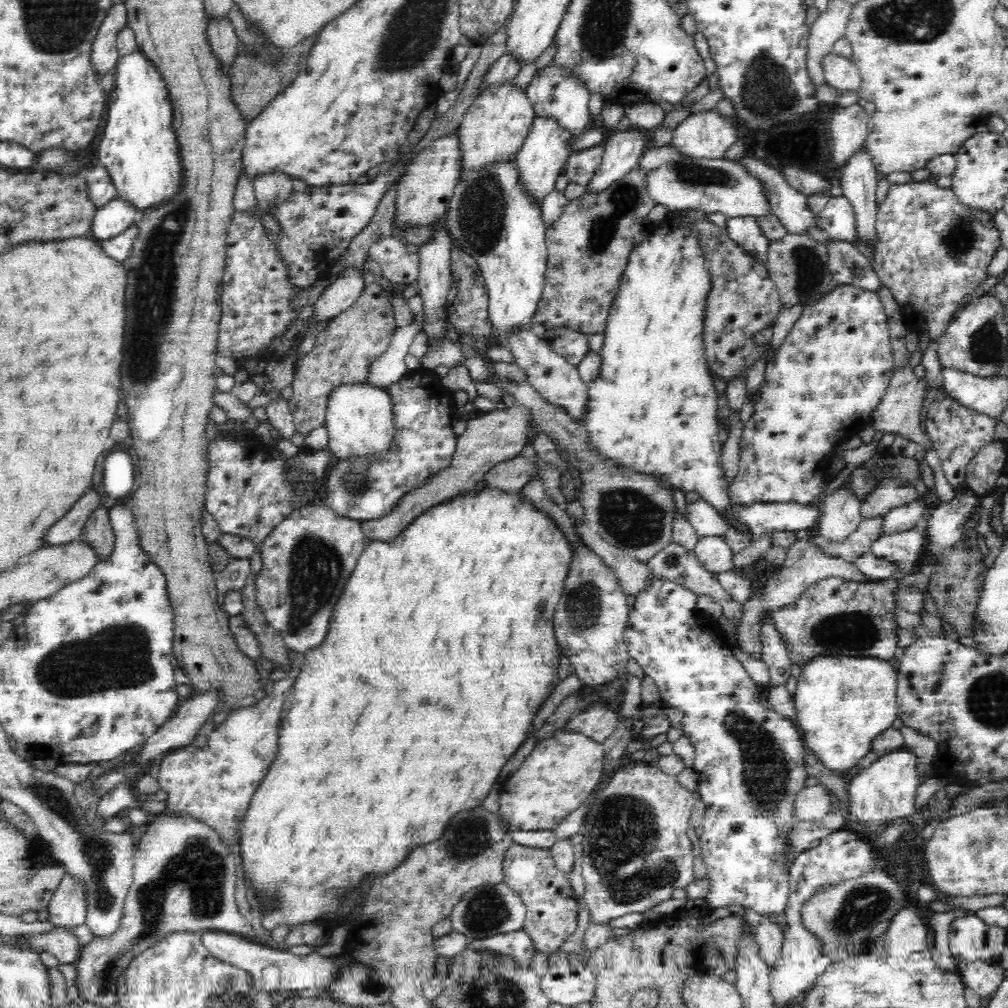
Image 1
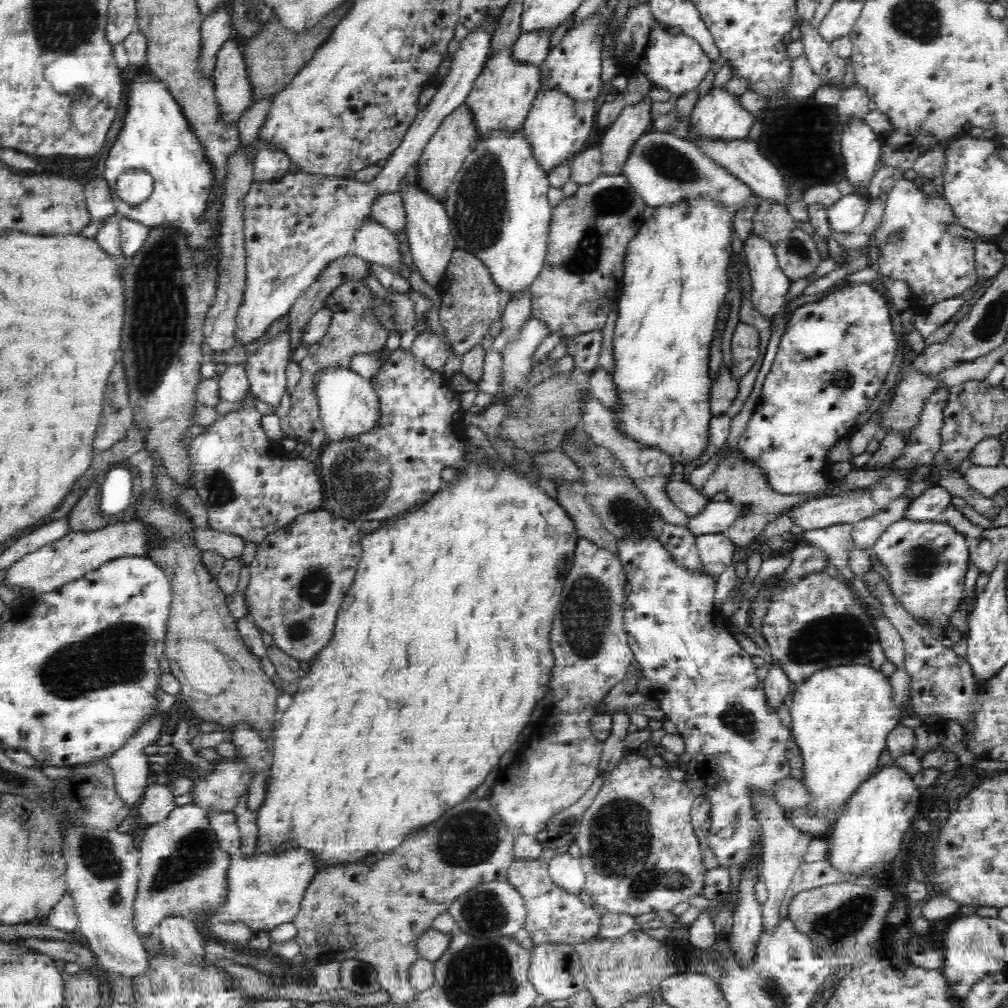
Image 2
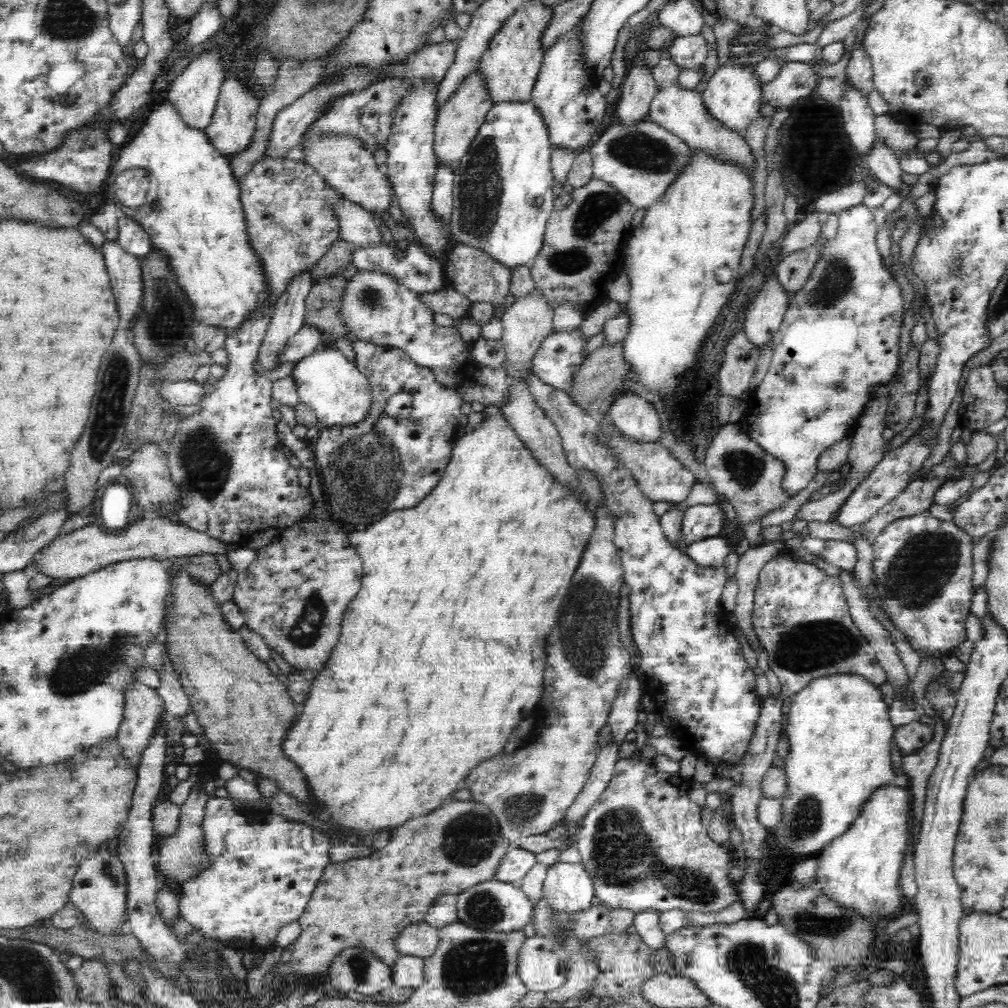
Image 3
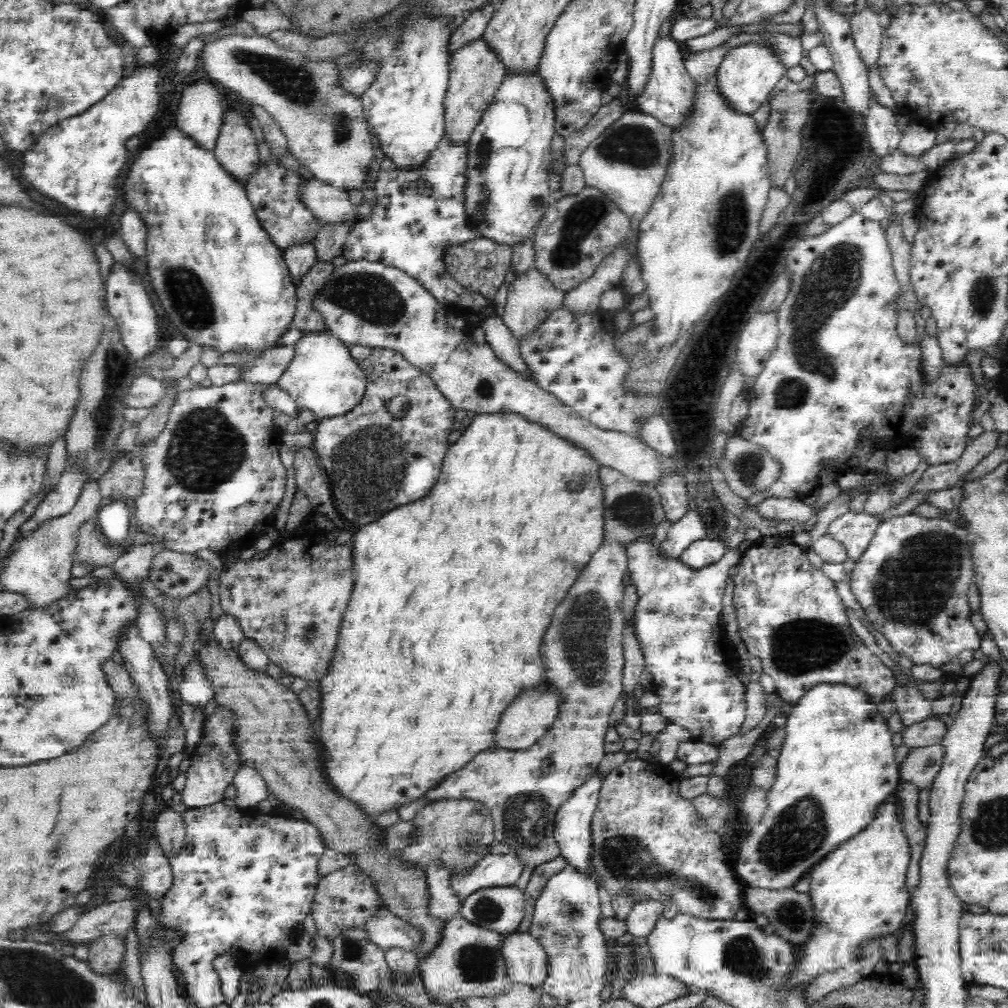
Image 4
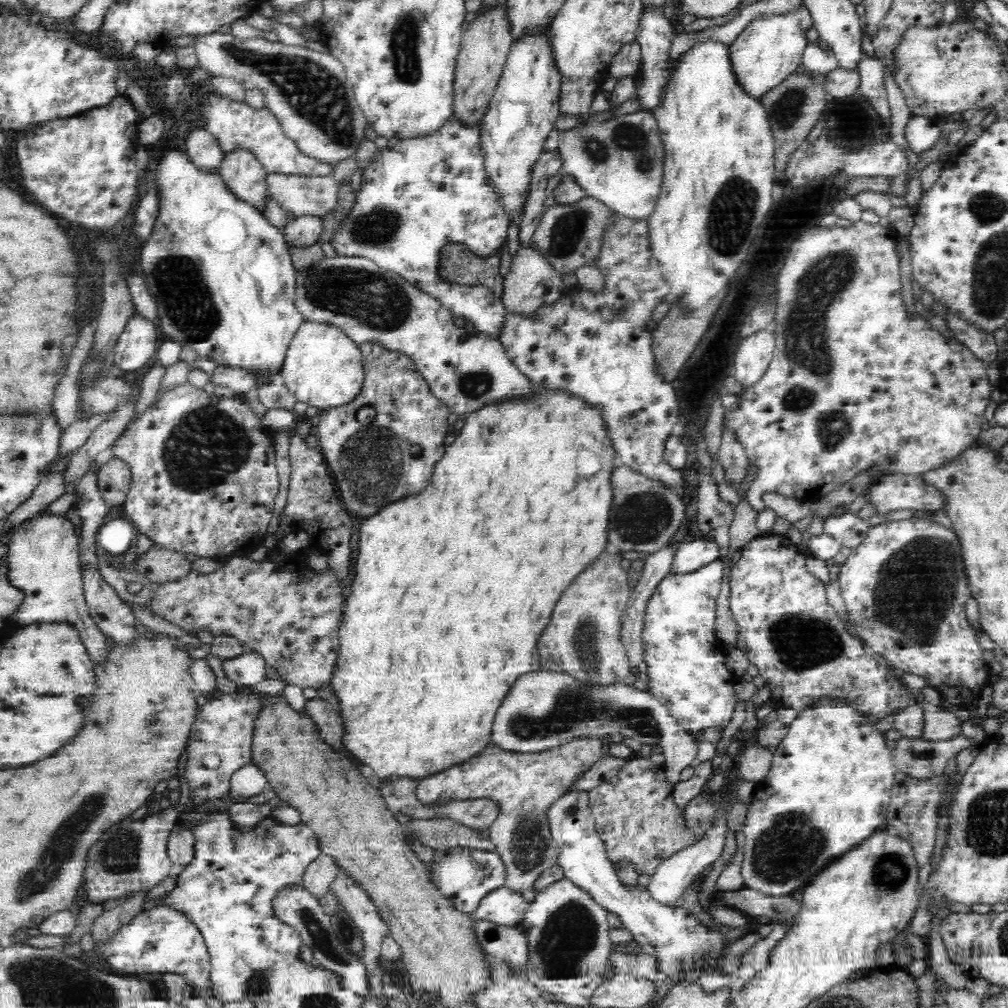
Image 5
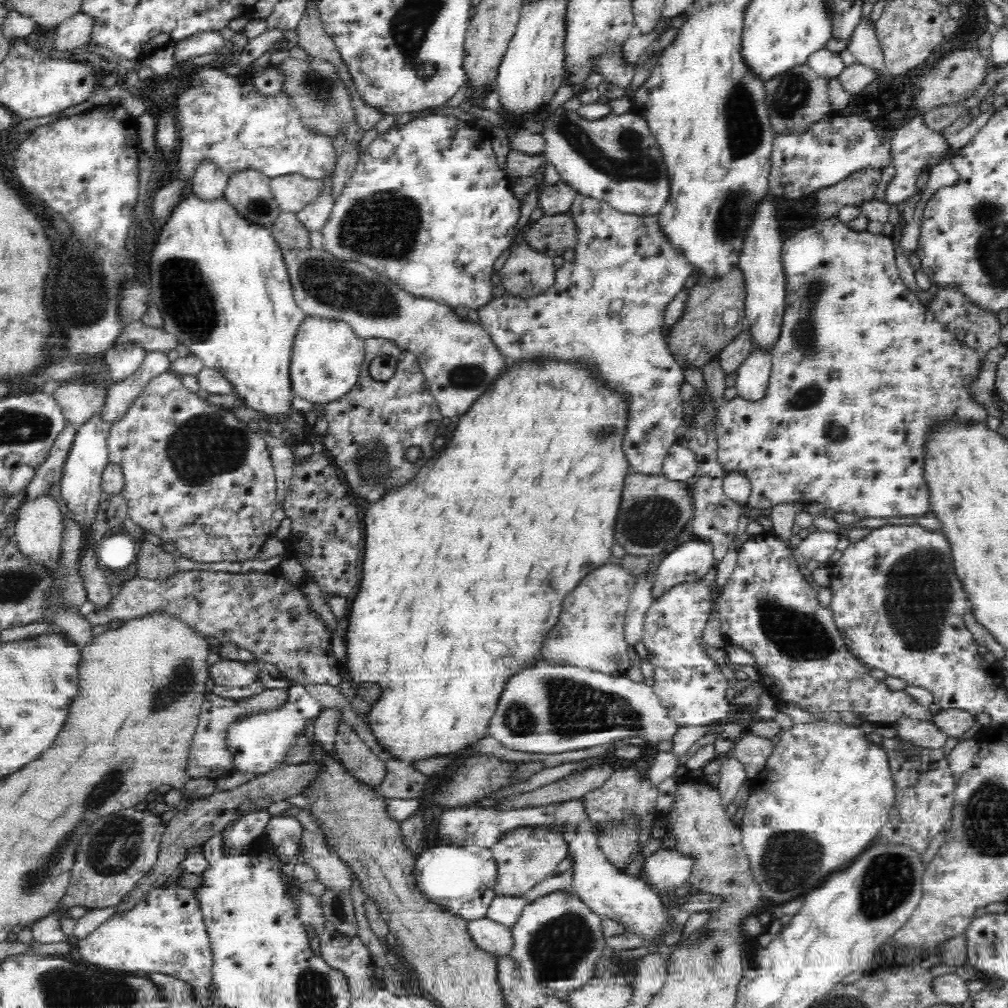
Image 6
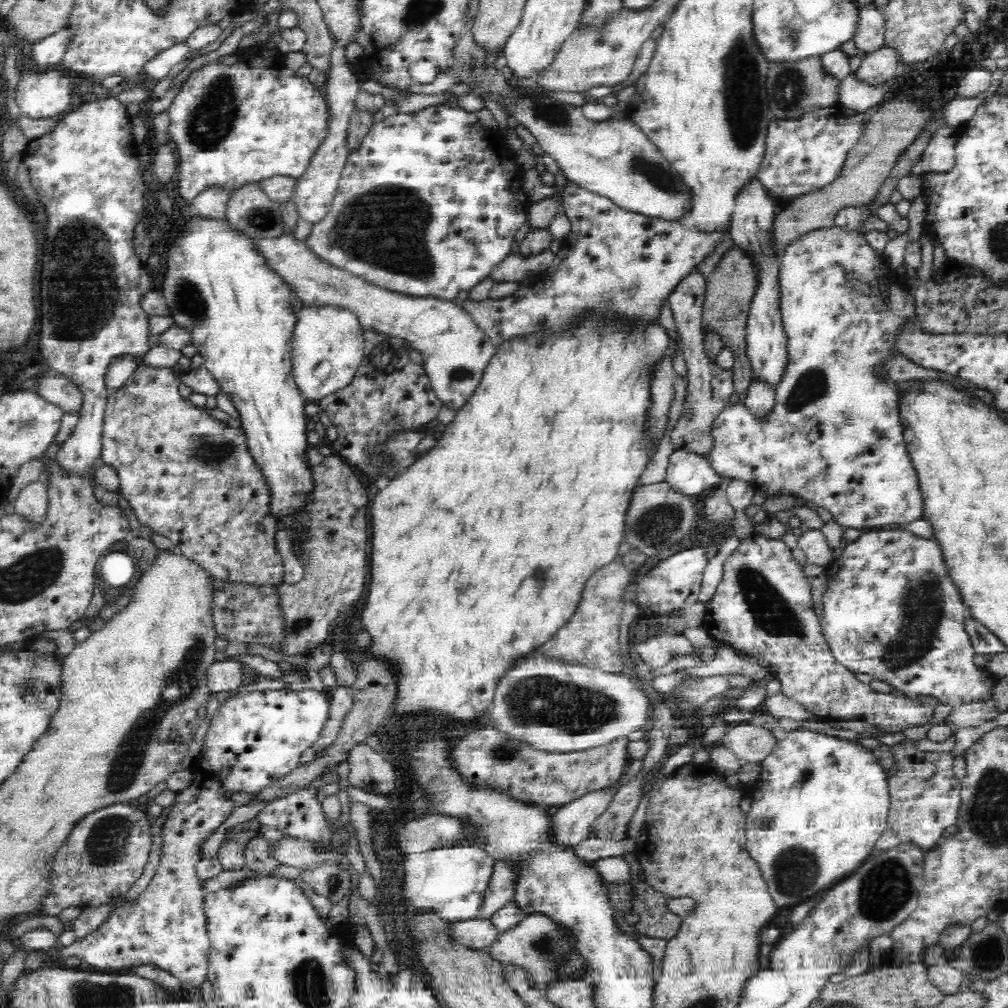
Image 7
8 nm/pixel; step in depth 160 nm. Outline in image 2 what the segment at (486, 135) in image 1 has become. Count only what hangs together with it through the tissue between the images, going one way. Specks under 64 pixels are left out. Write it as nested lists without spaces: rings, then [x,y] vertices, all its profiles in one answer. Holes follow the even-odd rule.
[[[512,45],[494,49],[484,63],[482,72],[473,82],[470,94],[465,98],[474,113],[478,125],[478,138],[490,129],[517,129],[523,126],[535,94],[539,89],[540,67],[514,57]]]

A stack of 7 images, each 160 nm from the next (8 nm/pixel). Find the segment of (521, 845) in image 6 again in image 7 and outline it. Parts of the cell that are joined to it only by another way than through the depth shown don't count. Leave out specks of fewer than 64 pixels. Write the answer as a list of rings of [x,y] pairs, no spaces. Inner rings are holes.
[[[617,790],[592,791],[559,808],[552,816],[554,841],[575,847],[591,835],[591,827],[606,812]],[[496,862],[477,918],[490,920],[494,912],[511,902],[514,885],[515,872],[507,866],[507,862]]]

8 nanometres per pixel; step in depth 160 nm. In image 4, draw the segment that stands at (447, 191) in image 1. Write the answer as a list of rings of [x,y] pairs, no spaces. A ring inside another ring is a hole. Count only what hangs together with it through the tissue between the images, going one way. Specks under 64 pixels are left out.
[[[484,37],[470,39],[451,54],[449,84],[444,98],[444,132],[452,139],[452,145],[467,144],[484,111],[493,102],[506,73],[502,57]]]

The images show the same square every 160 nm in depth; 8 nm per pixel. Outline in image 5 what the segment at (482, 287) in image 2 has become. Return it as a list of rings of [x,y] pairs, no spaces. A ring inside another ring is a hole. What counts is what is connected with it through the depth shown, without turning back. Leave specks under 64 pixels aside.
[[[449,243],[442,246],[442,249],[440,274],[444,279],[464,283],[464,285],[482,283],[498,298],[503,296],[503,278],[499,272],[503,250],[493,258],[484,261],[470,255],[470,251],[462,245]]]

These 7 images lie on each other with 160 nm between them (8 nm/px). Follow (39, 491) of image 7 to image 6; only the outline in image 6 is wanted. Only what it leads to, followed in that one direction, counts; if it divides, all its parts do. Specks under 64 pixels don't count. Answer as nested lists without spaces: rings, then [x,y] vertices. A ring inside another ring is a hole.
[[[46,493],[22,501],[16,510],[15,537],[24,555],[28,555],[34,561],[44,561],[48,567],[53,567],[61,543],[59,536],[62,530],[62,512],[54,498]]]

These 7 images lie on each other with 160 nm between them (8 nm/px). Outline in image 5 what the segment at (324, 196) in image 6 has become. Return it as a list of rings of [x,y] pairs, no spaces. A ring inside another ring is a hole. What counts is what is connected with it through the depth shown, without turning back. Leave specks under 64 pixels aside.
[[[290,216],[290,220],[284,226],[283,236],[286,244],[290,243],[298,247],[310,246],[317,244],[321,239],[324,226],[325,222],[321,216]]]

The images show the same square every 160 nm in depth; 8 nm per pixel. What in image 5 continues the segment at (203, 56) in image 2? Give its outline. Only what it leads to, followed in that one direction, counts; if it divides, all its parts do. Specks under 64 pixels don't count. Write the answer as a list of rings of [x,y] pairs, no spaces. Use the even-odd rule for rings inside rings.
[[[194,128],[186,138],[186,155],[189,161],[204,174],[219,174],[224,155],[217,140],[205,132]]]

